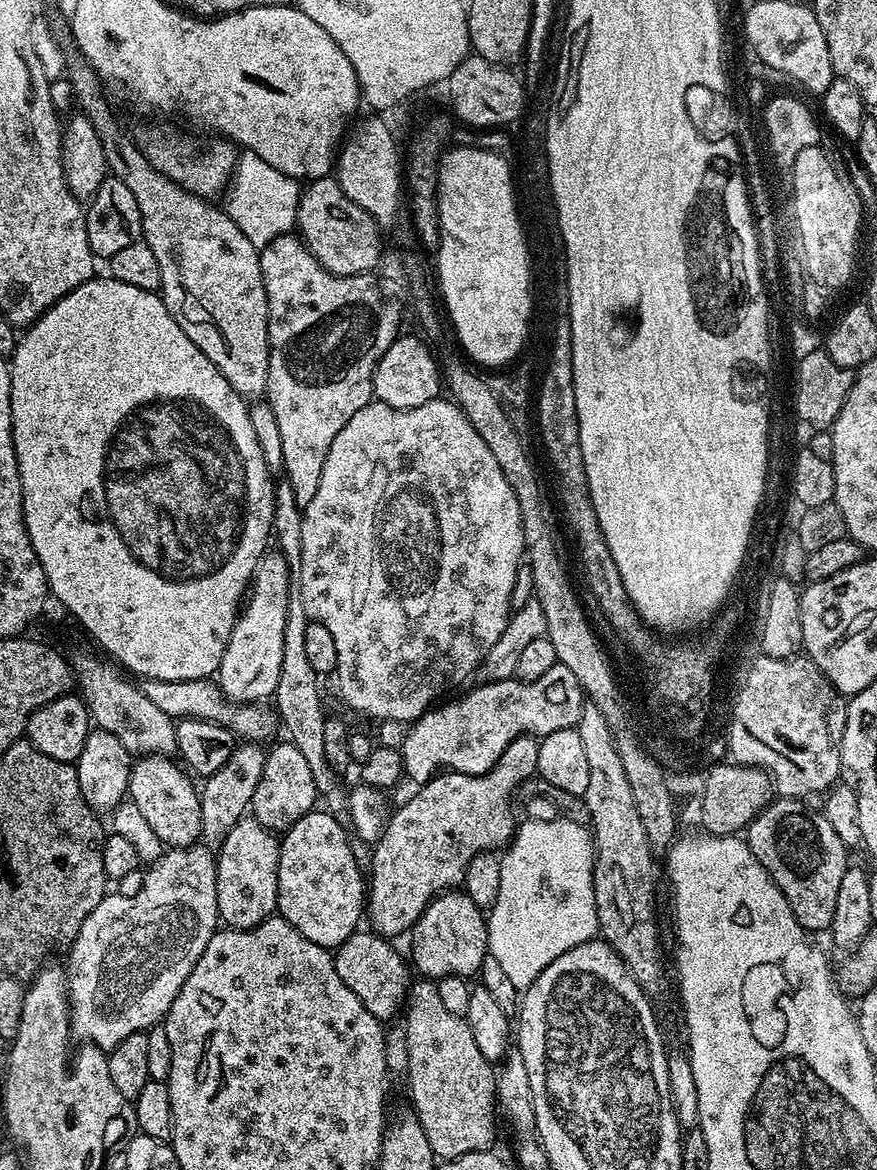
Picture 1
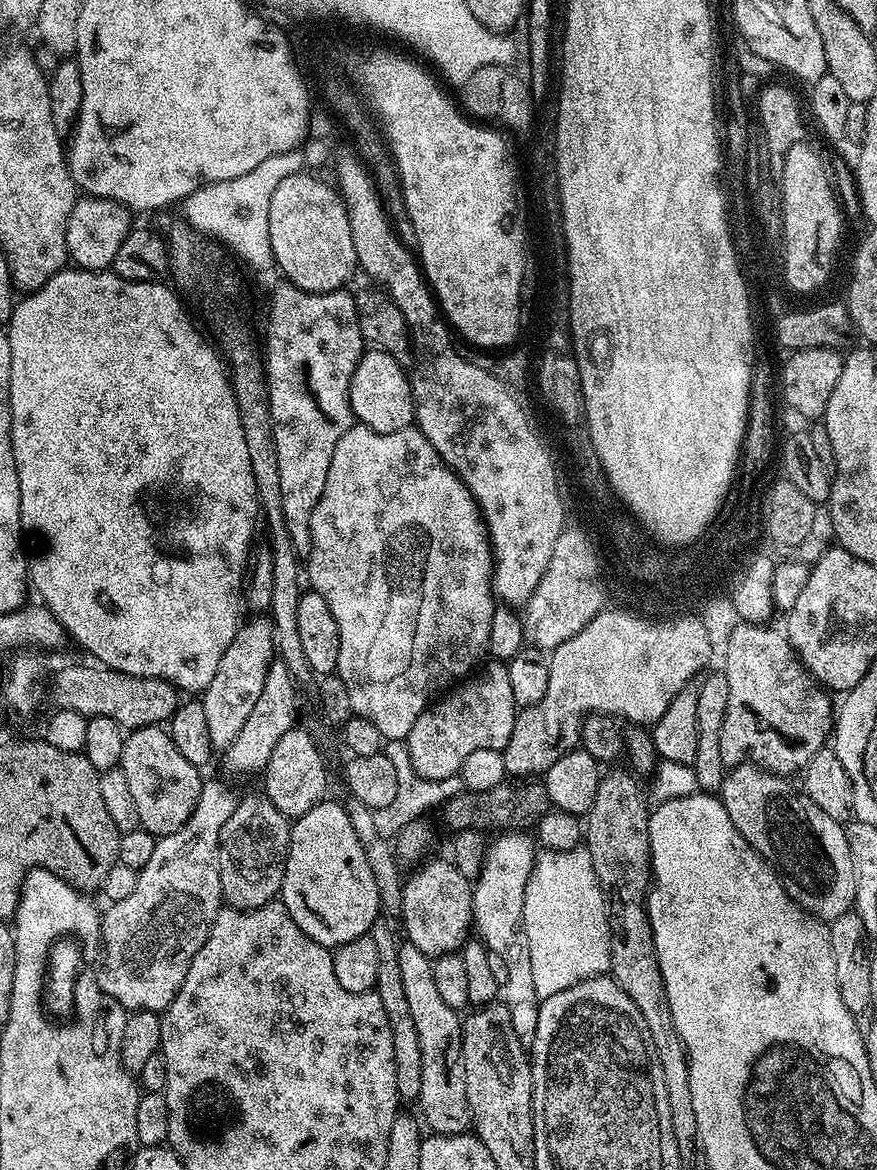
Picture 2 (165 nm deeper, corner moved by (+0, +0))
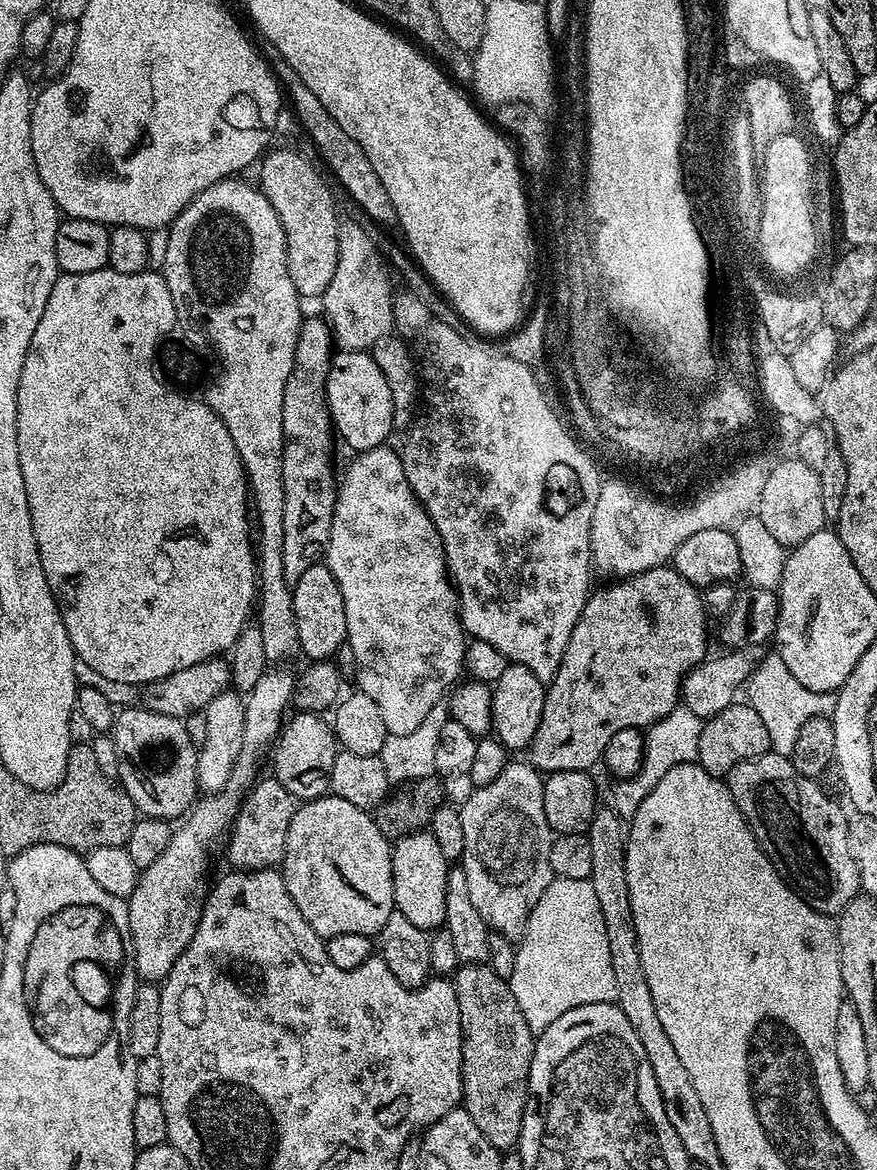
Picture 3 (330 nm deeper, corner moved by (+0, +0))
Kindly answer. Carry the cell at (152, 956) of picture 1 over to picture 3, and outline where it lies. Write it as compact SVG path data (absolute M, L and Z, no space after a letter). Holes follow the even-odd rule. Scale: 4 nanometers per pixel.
M268 668L264 671L245 697L242 750L226 786L221 792L205 795L187 813L183 821L185 824L173 831L170 846L166 846L162 858L158 858L154 866L141 871L134 894L126 901L130 914L132 959L136 962L136 975L141 981L163 981L190 942L202 911L204 879L208 876L208 851L223 832L225 835L231 829L248 789L256 783L256 771L260 768L264 749L269 749L279 735L284 724L284 712L293 701L295 681L295 675L286 670Z

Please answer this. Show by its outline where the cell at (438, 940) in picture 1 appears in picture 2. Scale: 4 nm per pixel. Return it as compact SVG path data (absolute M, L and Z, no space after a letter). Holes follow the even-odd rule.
M425 859L403 881L402 910L399 919L404 920L407 943L418 946L422 954L435 958L447 952L459 952L469 939L472 923L473 881L455 868L451 859Z

